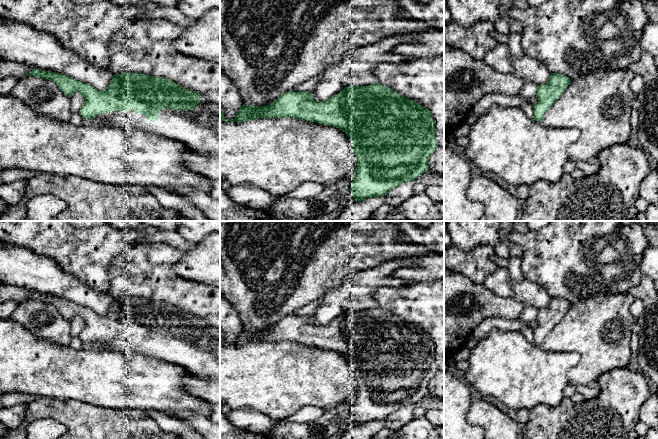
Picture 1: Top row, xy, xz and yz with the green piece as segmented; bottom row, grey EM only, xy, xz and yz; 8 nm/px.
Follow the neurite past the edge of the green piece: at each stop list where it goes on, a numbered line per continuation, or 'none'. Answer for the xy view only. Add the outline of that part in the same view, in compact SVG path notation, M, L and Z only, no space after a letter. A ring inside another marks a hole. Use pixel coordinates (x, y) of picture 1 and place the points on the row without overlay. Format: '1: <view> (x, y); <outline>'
1: xy (199, 353); M200 319L200 326L194 334L170 334L167 330L158 335L159 342L151 346L143 338L133 334L110 335L96 339L97 343L104 344L114 340L122 340L127 343L130 353L138 353L144 356L164 360L182 366L186 371L193 374L220 381L220 331L208 325Z

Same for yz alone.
none

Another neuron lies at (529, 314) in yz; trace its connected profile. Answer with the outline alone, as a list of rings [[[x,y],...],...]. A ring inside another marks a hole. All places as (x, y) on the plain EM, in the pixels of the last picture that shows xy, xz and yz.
[[[526,305],[522,311],[521,317],[519,320],[521,320],[526,327],[529,327],[529,325],[536,320],[538,314],[538,309],[531,306]]]

